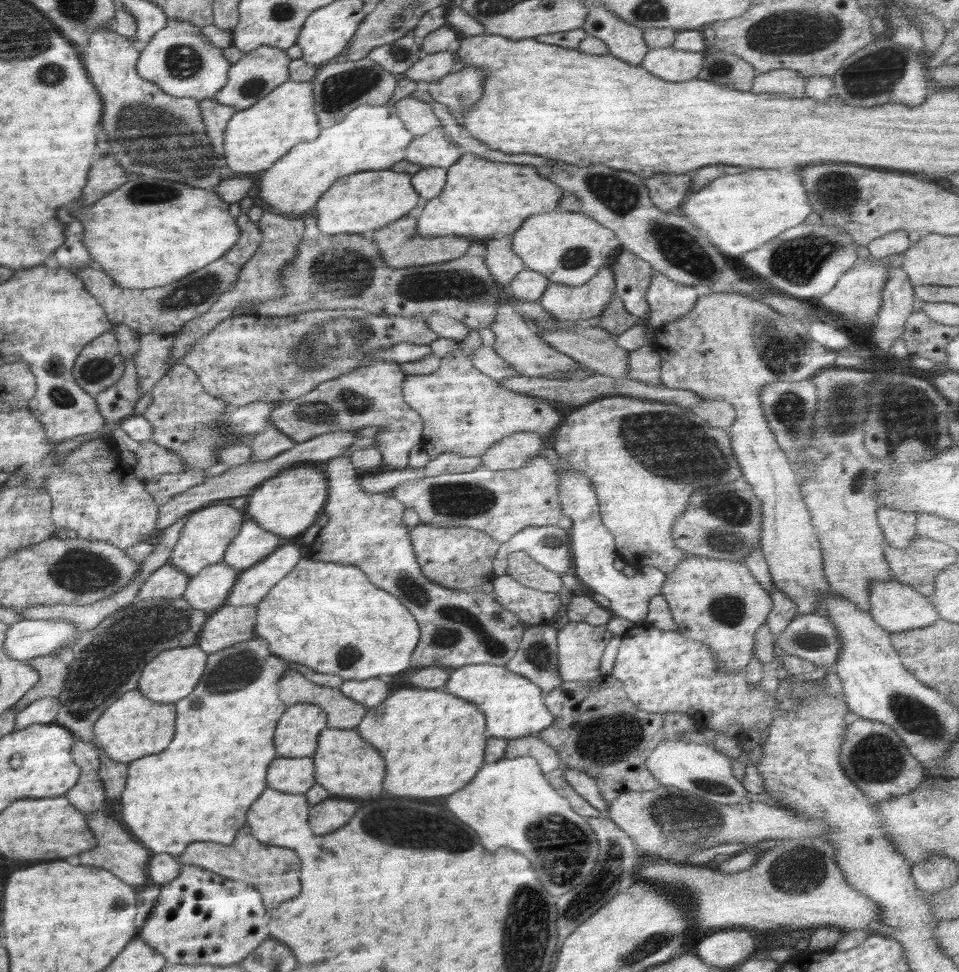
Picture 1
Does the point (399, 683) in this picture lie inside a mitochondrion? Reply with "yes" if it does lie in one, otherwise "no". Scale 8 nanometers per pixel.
no

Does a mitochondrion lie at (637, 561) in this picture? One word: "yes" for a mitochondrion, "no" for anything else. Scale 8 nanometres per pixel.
no

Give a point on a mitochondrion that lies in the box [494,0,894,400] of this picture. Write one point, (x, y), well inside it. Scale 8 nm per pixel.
(784, 33)

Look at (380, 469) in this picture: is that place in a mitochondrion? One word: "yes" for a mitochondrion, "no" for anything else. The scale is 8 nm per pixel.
no

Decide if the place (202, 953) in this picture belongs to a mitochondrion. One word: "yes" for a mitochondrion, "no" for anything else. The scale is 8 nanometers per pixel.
no

